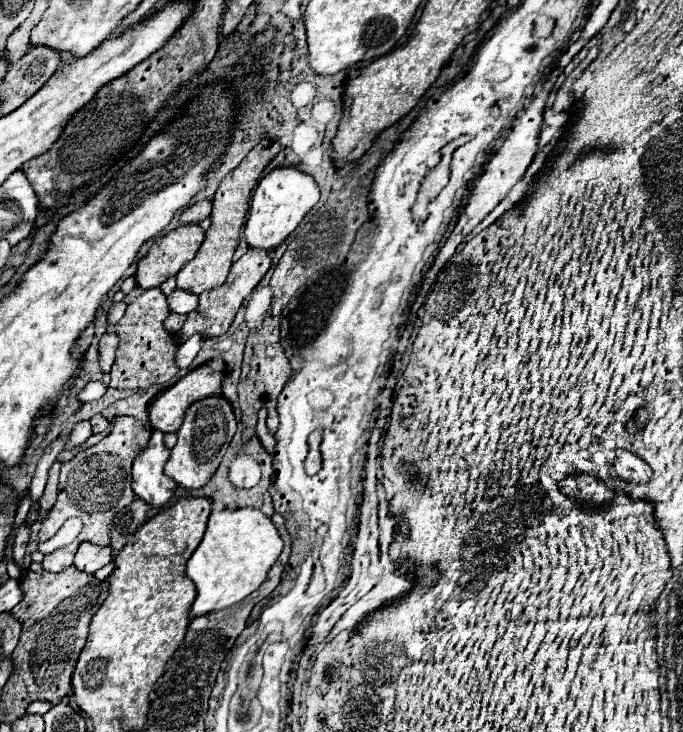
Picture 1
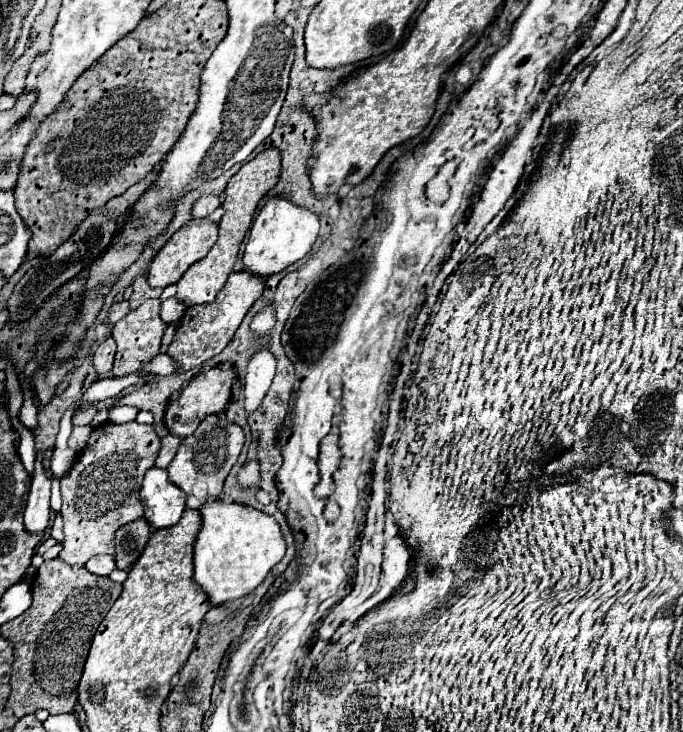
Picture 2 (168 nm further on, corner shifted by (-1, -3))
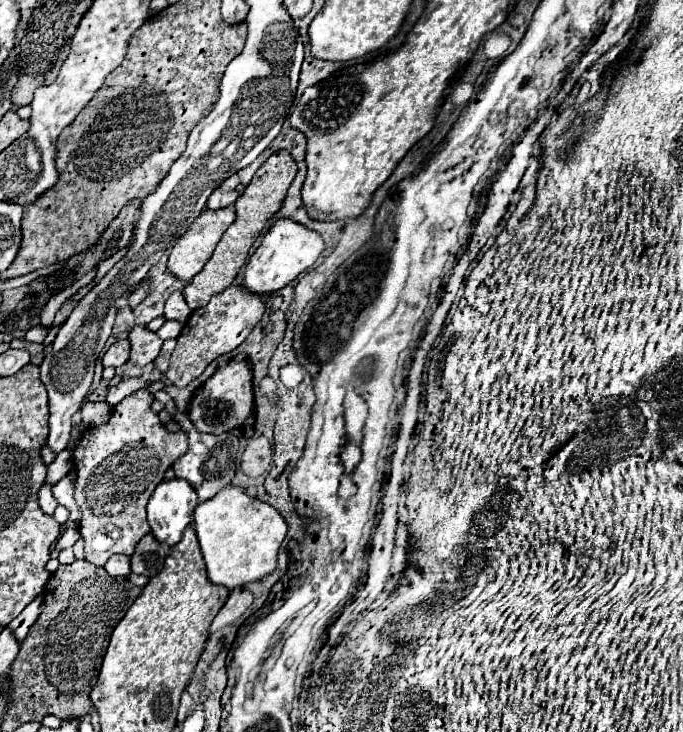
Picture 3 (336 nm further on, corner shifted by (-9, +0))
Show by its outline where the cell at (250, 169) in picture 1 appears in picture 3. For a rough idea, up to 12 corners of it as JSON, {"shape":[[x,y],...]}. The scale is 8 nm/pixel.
{"shape":[[275,152],[235,202],[237,220],[183,290],[191,310],[233,284],[297,174]]}

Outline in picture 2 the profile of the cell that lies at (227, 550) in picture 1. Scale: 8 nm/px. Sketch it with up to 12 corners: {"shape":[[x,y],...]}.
{"shape":[[219,499],[199,511],[193,581],[213,607],[285,555],[279,523]]}

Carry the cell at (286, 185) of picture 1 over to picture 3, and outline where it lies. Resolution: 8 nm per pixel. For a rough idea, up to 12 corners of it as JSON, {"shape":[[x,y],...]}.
{"shape":[[277,220],[243,270],[243,288],[273,294],[323,252],[317,232]]}

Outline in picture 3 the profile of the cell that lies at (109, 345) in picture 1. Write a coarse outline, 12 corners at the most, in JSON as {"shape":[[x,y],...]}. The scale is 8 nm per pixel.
{"shape":[[117,340],[103,356],[103,366],[129,360],[129,340]]}

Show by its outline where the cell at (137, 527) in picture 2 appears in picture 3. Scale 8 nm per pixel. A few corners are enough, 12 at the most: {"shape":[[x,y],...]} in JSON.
{"shape":[[153,534],[137,544],[131,572],[153,578],[161,572],[169,548]]}

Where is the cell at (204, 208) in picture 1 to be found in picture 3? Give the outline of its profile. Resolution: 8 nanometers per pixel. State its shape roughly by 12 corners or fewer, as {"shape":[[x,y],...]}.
{"shape":[[237,190],[211,194],[207,208],[217,210],[231,206],[239,198]]}

